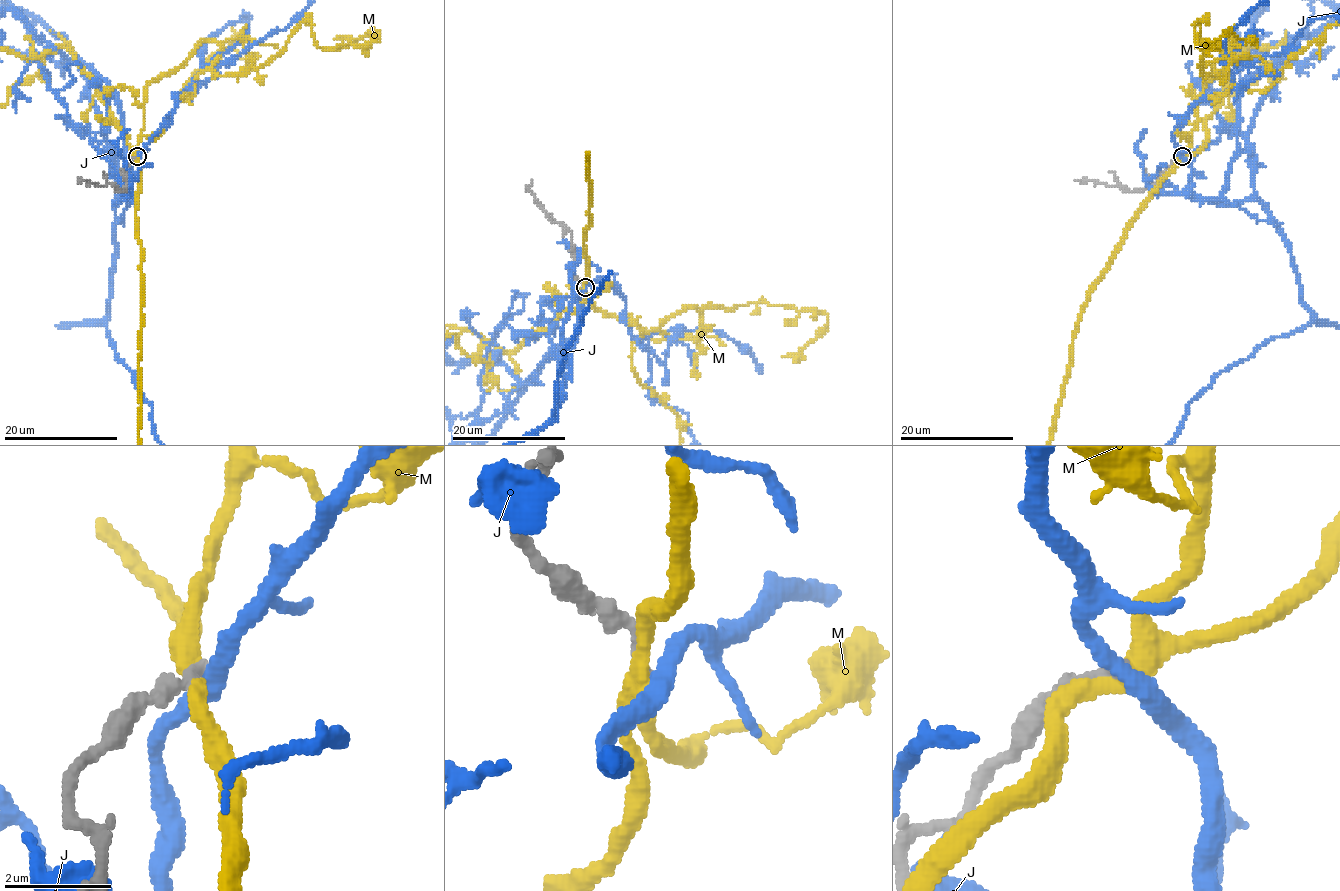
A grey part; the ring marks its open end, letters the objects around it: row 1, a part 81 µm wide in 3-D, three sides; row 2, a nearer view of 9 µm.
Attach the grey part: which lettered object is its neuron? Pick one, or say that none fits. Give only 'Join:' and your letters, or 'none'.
Join: none

